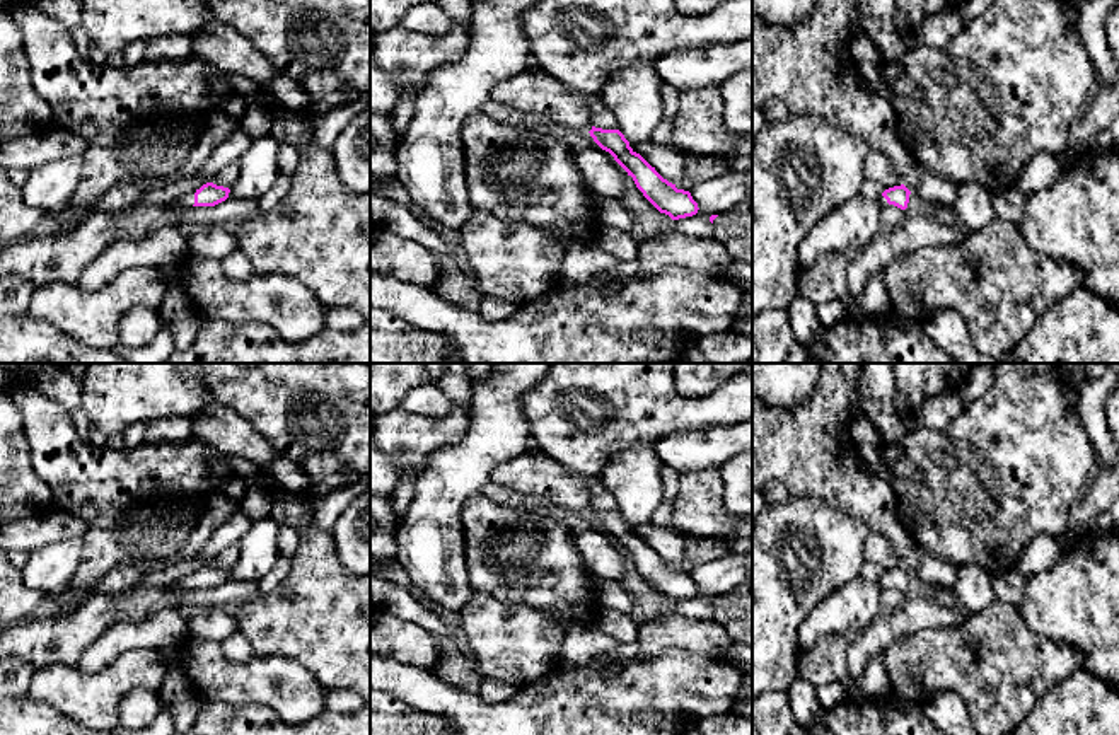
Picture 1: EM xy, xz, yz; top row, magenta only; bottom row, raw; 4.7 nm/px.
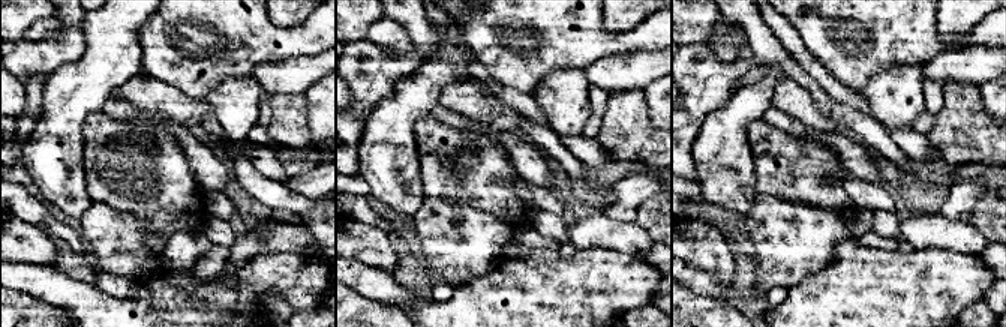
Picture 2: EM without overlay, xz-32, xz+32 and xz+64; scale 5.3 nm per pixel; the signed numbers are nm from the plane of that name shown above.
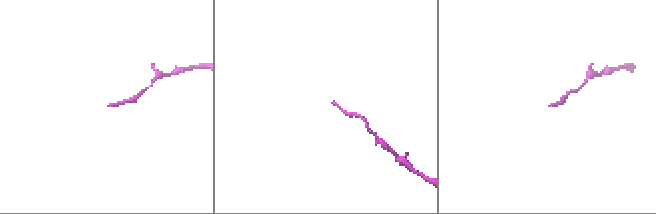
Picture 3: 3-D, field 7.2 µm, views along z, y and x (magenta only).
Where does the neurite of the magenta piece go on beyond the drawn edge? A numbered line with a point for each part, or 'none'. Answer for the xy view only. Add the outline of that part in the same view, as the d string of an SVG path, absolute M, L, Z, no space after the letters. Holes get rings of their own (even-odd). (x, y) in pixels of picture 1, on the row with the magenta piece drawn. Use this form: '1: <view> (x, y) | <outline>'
1: xy (186, 200) | M189 191L176 200L171 200L167 203L164 203L165 206L174 206L174 208L186 208L186 206L193 206L194 205L194 193L196 191Z

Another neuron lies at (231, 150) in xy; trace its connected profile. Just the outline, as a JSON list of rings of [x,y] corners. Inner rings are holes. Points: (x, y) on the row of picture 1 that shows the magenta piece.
[[[232,131],[222,143],[213,148],[200,176],[189,179],[174,177],[167,181],[165,186],[148,189],[142,196],[140,205],[167,203],[189,191],[200,189],[203,184],[212,182],[212,179],[225,171],[229,165],[239,162],[251,143],[252,138],[247,136],[244,131]]]

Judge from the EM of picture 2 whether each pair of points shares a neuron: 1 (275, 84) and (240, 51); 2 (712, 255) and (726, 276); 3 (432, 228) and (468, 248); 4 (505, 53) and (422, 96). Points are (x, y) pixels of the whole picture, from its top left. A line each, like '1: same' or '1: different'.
1: different
2: same
3: same
4: different

